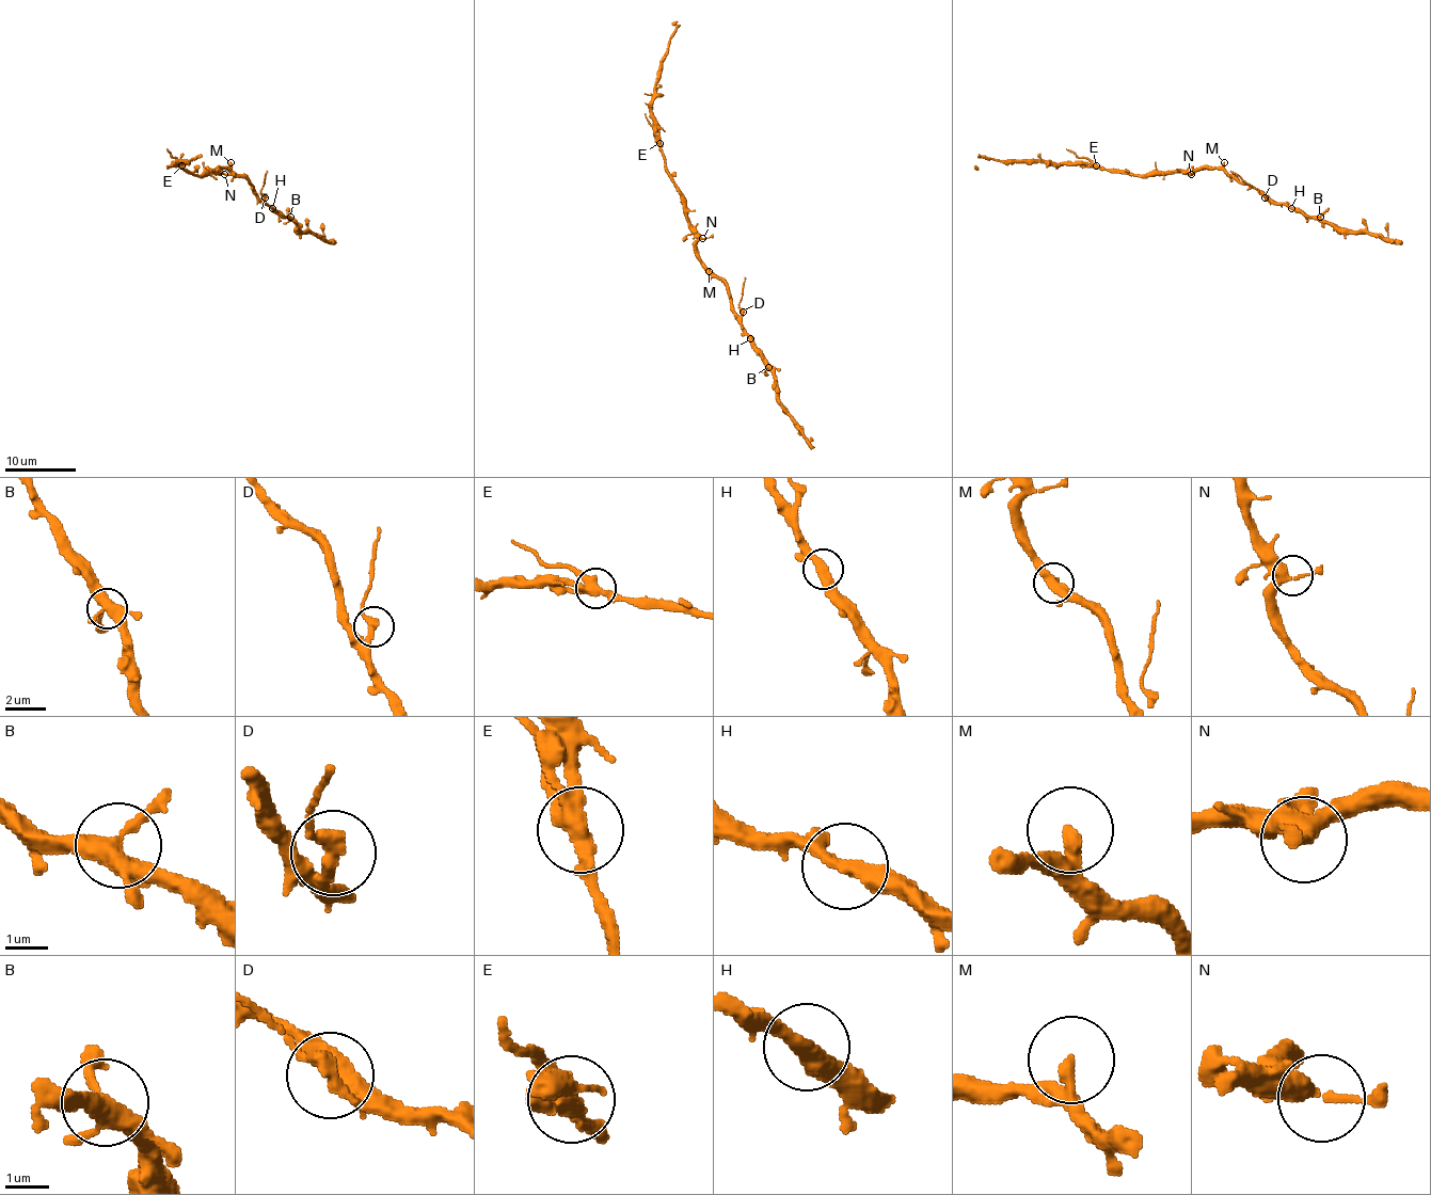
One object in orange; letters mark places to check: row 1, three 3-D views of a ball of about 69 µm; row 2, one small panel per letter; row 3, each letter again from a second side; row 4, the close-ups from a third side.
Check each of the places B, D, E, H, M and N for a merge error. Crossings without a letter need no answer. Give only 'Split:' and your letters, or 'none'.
Split: D, E

